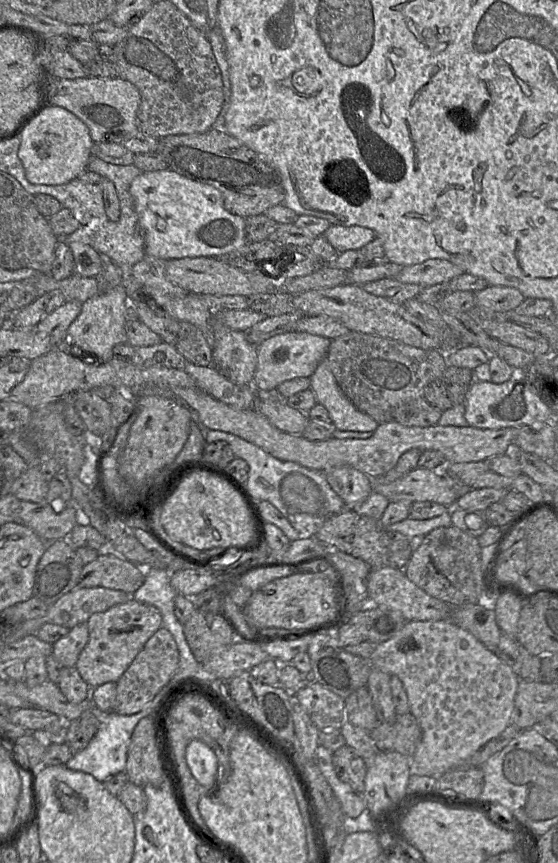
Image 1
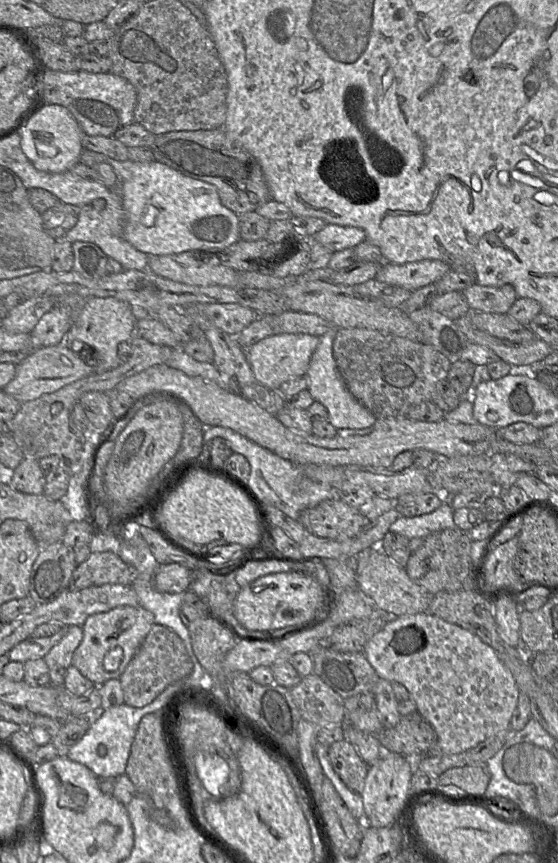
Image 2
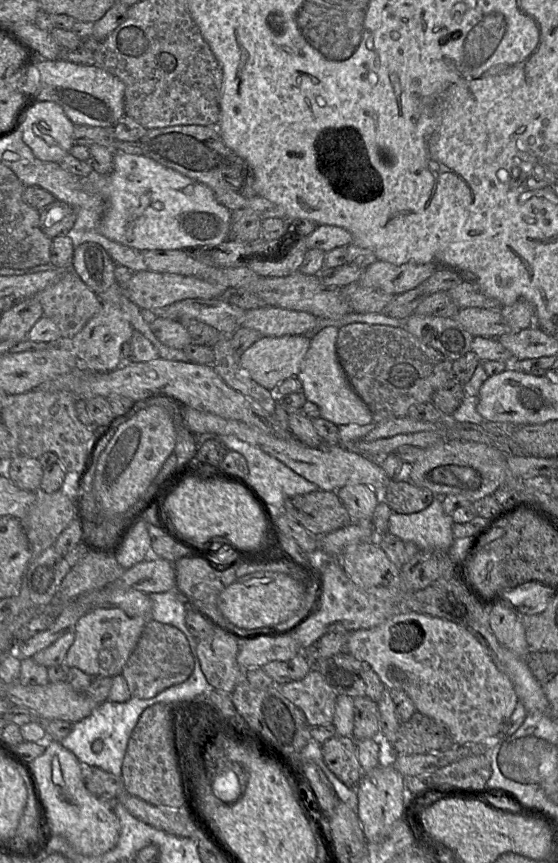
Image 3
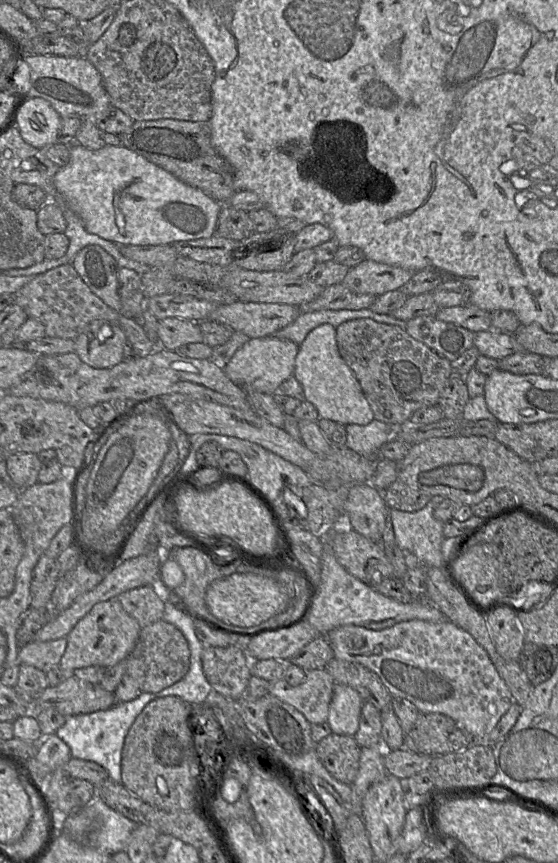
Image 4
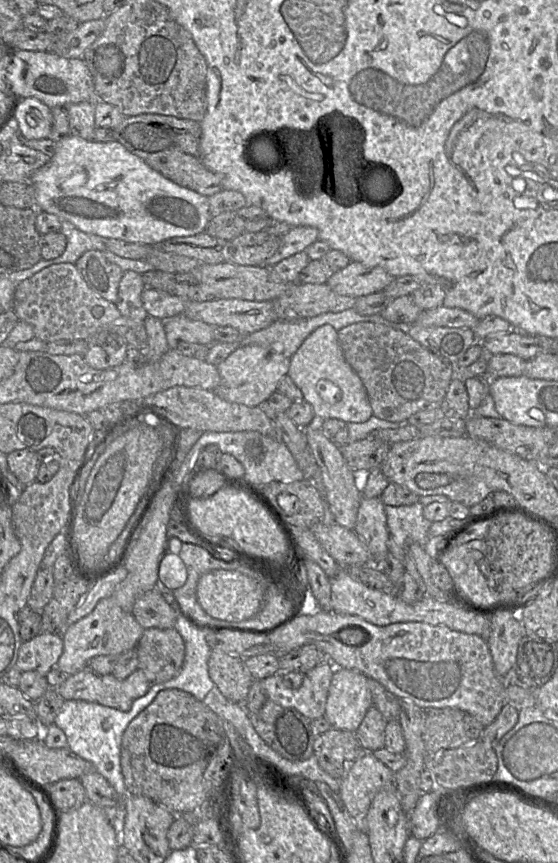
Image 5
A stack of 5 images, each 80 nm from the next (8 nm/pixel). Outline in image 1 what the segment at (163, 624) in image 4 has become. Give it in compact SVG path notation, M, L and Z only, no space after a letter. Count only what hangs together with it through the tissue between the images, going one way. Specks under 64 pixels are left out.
M161 627L150 637L117 681L117 695L112 712L120 715L132 715L140 712L171 681L178 666L179 652L175 639L166 628Z

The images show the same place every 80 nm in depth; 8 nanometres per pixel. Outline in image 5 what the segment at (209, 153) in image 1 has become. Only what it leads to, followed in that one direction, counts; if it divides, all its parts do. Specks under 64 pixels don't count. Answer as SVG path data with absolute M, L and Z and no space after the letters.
M160 114L126 116L113 128L117 142L142 159L149 167L179 186L210 197L222 191L219 175L204 166L200 158L200 122Z

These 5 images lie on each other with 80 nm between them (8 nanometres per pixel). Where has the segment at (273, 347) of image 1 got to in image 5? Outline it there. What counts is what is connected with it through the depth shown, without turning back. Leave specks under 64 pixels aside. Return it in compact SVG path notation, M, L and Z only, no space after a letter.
M258 345L239 347L218 366L220 384L215 390L222 399L245 405L259 407L277 391L281 379L288 375L290 358Z

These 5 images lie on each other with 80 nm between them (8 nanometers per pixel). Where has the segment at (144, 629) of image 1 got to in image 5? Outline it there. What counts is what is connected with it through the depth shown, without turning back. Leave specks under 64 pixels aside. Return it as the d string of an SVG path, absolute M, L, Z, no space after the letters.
M112 598L98 602L94 610L76 623L68 626L61 634L63 652L56 668L70 676L86 668L89 661L101 655L120 655L134 649L144 629L131 612L124 611Z

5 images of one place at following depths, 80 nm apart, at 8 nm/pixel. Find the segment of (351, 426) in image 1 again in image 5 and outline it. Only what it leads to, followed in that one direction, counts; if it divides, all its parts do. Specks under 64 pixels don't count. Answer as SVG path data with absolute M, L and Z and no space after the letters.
M331 325L317 328L290 358L288 376L303 394L316 417L338 419L346 423L364 423L373 416L366 388L345 360L339 346L338 333Z

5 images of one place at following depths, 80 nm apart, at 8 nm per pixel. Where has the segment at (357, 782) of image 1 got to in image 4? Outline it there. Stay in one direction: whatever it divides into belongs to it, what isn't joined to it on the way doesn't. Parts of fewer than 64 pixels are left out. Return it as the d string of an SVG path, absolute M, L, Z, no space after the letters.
M331 733L316 743L315 749L321 763L334 778L349 785L353 783L361 750L353 736Z

